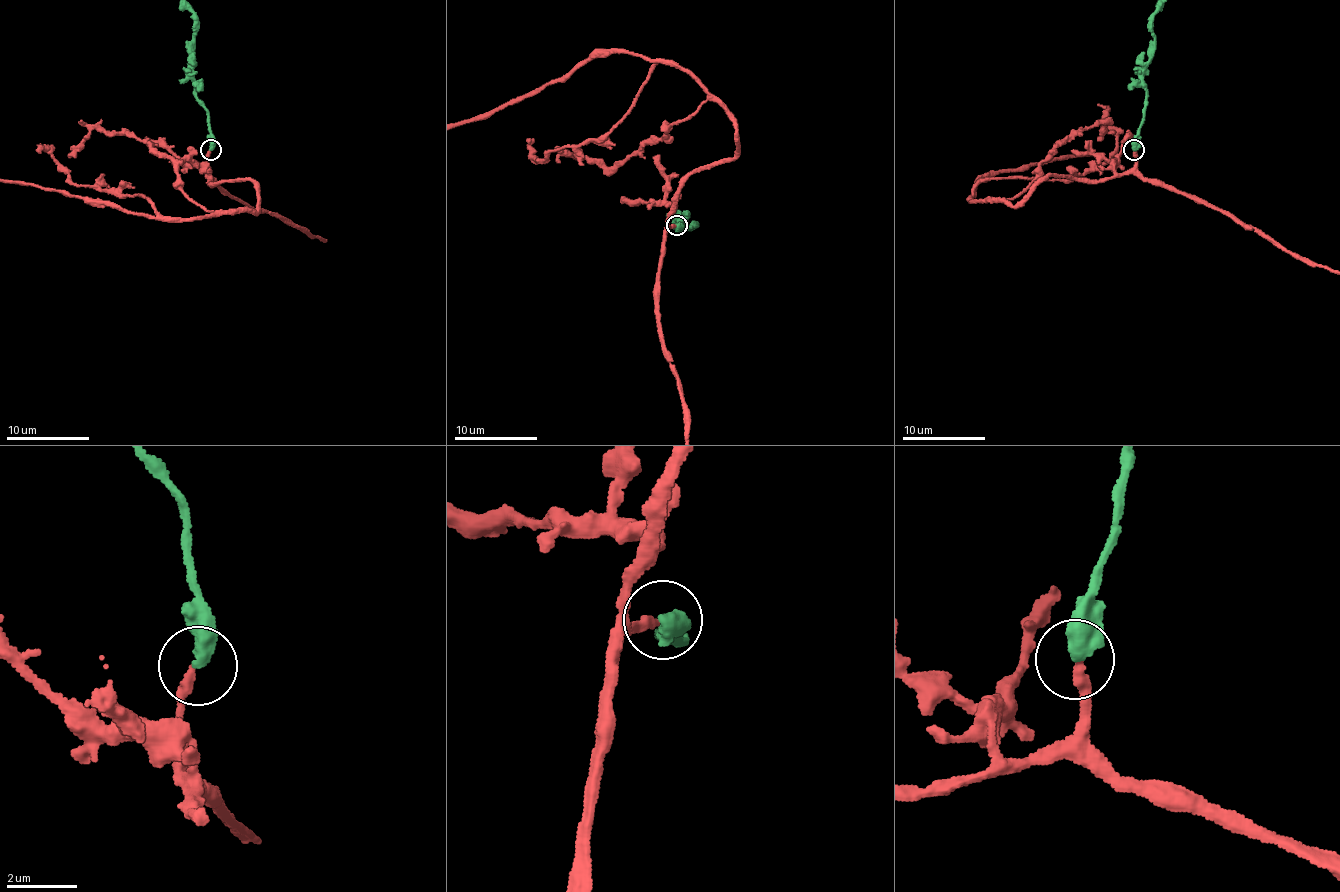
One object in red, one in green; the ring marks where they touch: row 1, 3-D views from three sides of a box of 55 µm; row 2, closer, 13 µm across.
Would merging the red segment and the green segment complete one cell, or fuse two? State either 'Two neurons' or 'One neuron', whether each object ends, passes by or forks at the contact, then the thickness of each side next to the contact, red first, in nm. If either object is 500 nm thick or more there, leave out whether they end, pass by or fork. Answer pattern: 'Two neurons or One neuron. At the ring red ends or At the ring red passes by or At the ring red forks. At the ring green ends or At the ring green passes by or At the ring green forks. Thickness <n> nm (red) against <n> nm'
One neuron. Thickness 280 nm (red) against 500 nm

